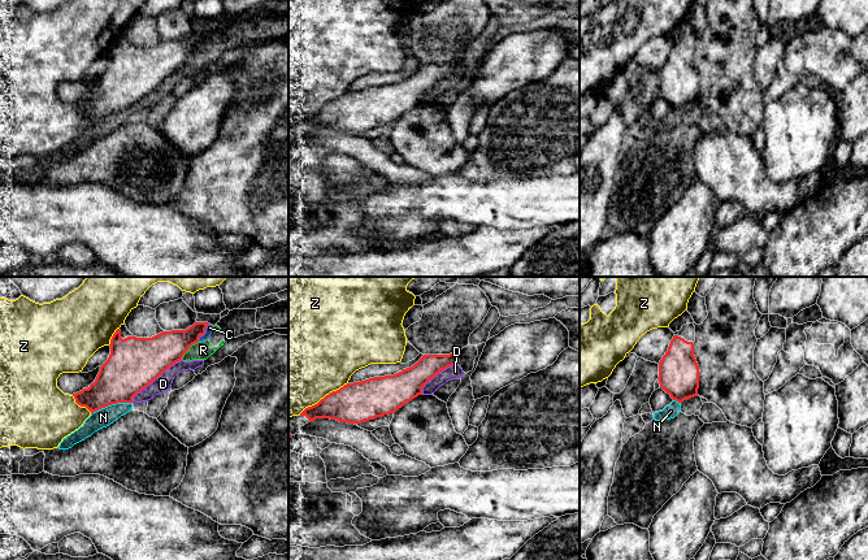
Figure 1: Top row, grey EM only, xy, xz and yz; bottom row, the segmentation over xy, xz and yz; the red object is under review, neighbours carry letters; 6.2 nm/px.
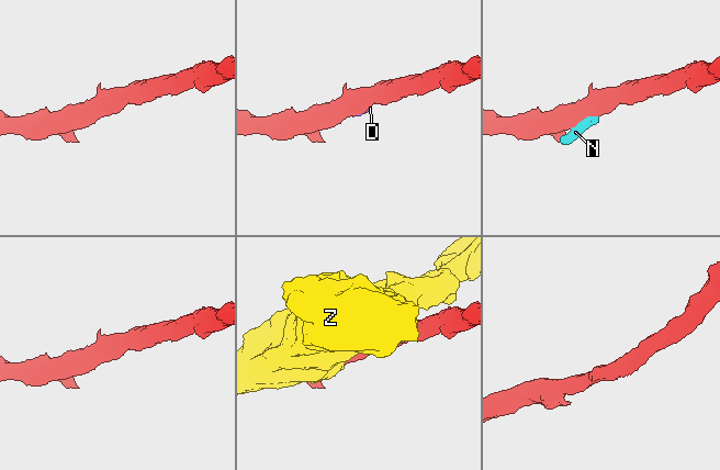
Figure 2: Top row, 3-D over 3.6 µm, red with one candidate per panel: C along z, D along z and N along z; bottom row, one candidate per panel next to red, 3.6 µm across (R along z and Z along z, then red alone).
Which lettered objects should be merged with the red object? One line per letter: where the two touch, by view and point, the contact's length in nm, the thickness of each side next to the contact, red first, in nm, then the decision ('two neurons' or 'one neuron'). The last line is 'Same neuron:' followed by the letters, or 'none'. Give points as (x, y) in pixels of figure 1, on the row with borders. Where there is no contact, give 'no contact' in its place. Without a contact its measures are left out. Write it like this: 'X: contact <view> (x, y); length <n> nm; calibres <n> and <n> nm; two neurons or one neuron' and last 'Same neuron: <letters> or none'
C: contact xy (204, 331); length 140 nm; calibres 200 and 50 nm; two neurons
D: contact xy (155, 378); length 420 nm; calibres 320 and 110 nm; two neurons
N: contact xy (111, 404); length 260 nm; calibres 300 and 120 nm; two neurons
R: contact xy (187, 350); length 160 nm; calibres 260 and 110 nm; two neurons
Z: contact xz (324, 398); length 360 nm; calibres 260 and 500 nm; two neurons
Same neuron: none

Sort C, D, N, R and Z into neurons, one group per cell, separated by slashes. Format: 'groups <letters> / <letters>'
groups C D N R / Z

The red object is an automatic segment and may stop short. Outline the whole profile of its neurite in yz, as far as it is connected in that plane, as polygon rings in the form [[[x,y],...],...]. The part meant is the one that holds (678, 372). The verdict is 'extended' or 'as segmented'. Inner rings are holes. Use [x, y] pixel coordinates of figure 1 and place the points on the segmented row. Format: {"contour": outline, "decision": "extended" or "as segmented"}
{"contour": [[[686,324],[674,333],[659,363],[659,383],[678,403],[698,396],[699,365],[694,356],[695,326]]], "decision": "extended"}

